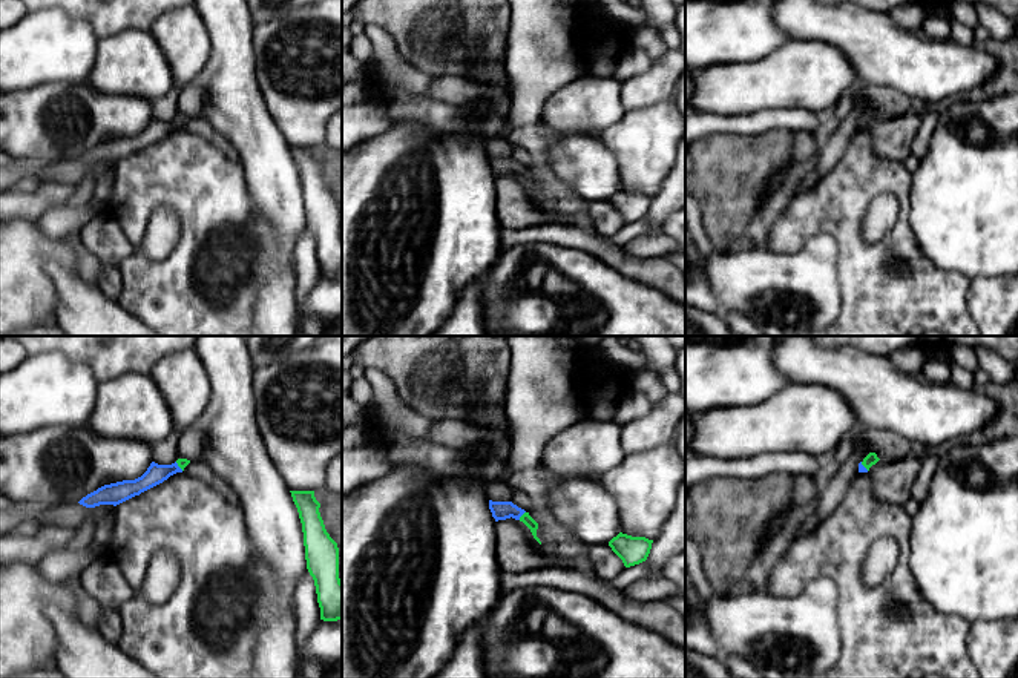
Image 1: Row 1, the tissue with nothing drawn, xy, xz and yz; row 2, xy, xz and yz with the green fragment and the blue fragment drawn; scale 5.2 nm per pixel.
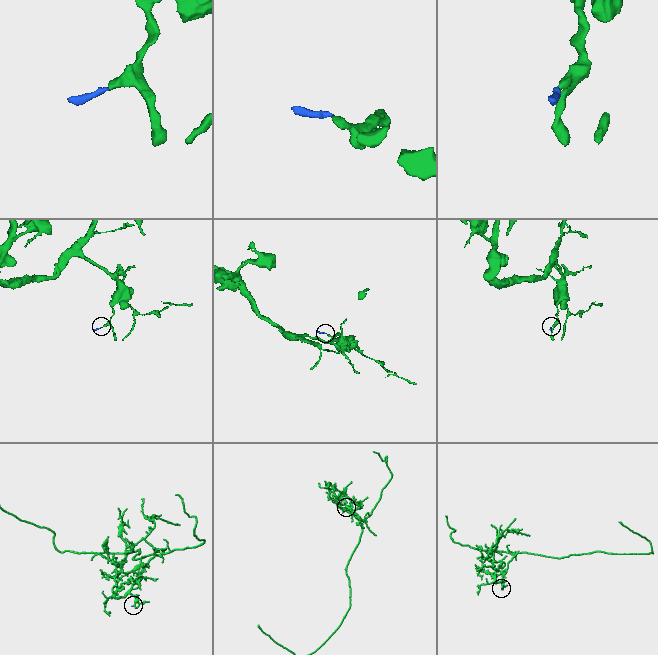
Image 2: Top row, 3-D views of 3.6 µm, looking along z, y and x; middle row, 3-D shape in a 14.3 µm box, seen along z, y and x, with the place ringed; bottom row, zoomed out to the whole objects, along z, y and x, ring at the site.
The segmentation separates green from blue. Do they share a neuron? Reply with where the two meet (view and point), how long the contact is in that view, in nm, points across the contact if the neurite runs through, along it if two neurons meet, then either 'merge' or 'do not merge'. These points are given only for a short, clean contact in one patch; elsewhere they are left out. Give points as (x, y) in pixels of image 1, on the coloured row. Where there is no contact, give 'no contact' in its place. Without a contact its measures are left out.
meets green in xz at (522, 516); contact 60 nm long; runs through xz (526, 519), (522, 516), (511, 510), (500, 510); merge

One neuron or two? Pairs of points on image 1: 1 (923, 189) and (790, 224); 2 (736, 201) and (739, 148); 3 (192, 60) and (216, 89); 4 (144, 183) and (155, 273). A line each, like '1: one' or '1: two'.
1: two
2: one
3: two
4: one

